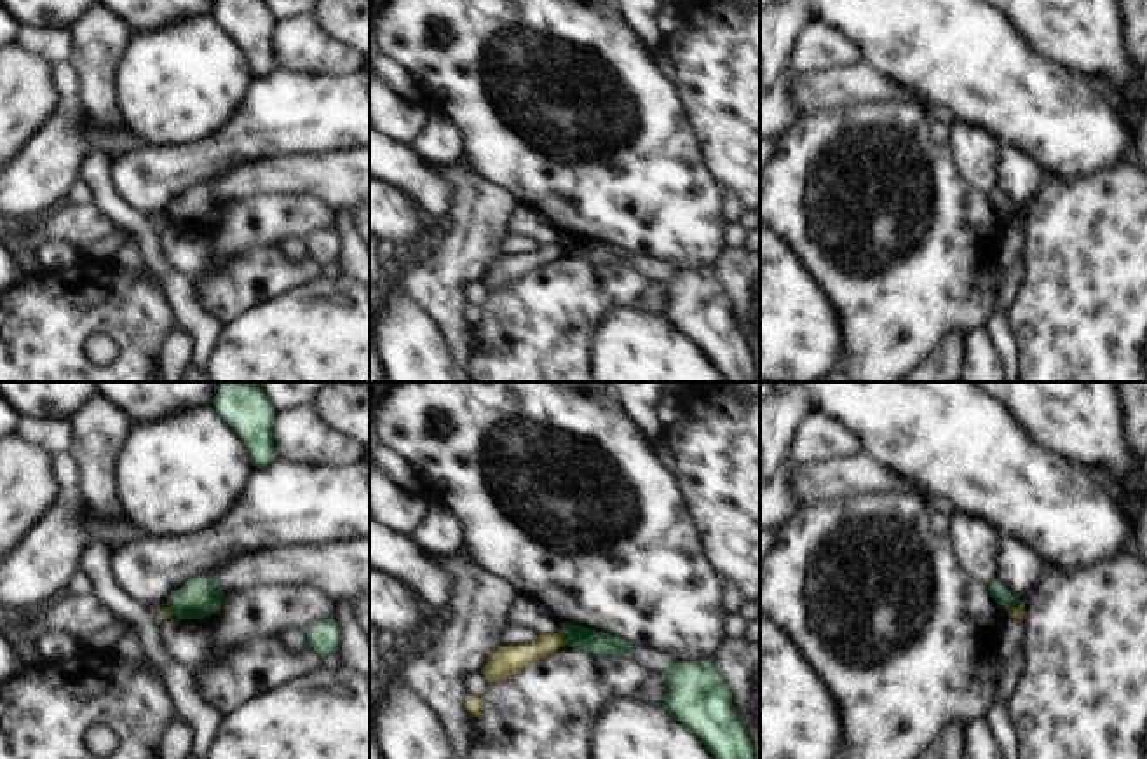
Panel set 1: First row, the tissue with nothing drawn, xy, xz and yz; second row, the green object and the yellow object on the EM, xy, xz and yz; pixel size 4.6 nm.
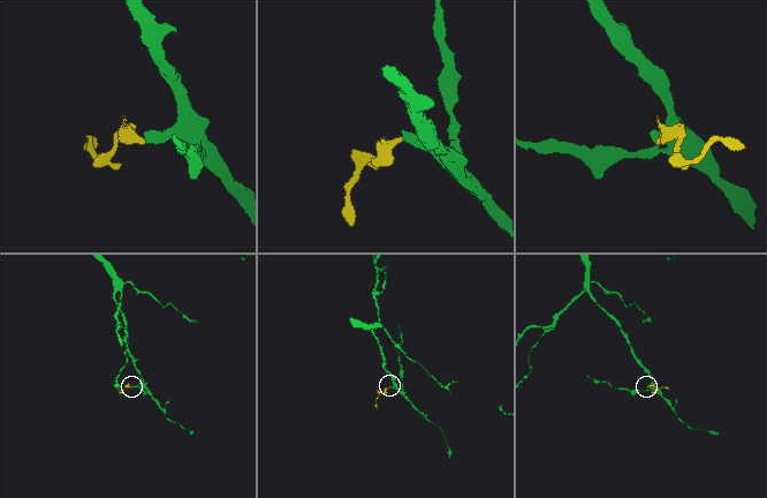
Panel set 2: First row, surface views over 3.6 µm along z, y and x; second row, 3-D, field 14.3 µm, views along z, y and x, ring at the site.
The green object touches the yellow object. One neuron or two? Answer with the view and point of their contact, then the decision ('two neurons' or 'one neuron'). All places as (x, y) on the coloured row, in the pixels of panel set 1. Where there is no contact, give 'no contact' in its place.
yz (1015, 606) | two neurons

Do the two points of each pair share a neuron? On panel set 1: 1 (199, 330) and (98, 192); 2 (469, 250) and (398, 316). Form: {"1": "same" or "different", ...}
{"1": "same", "2": "different"}

